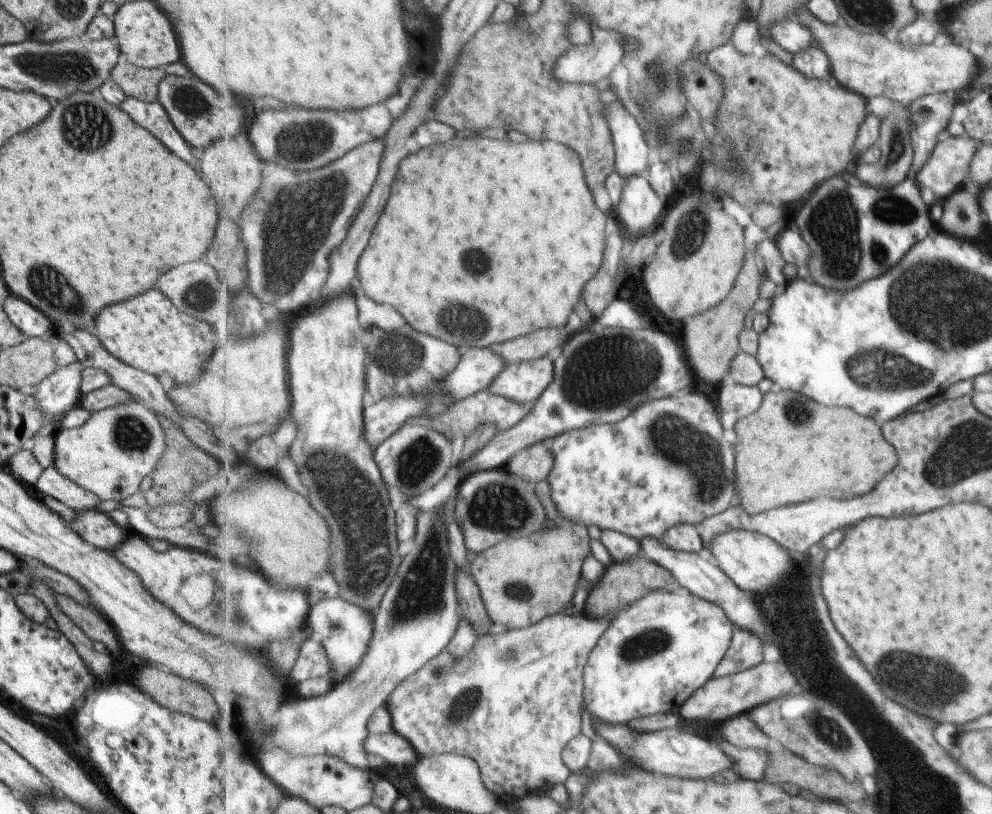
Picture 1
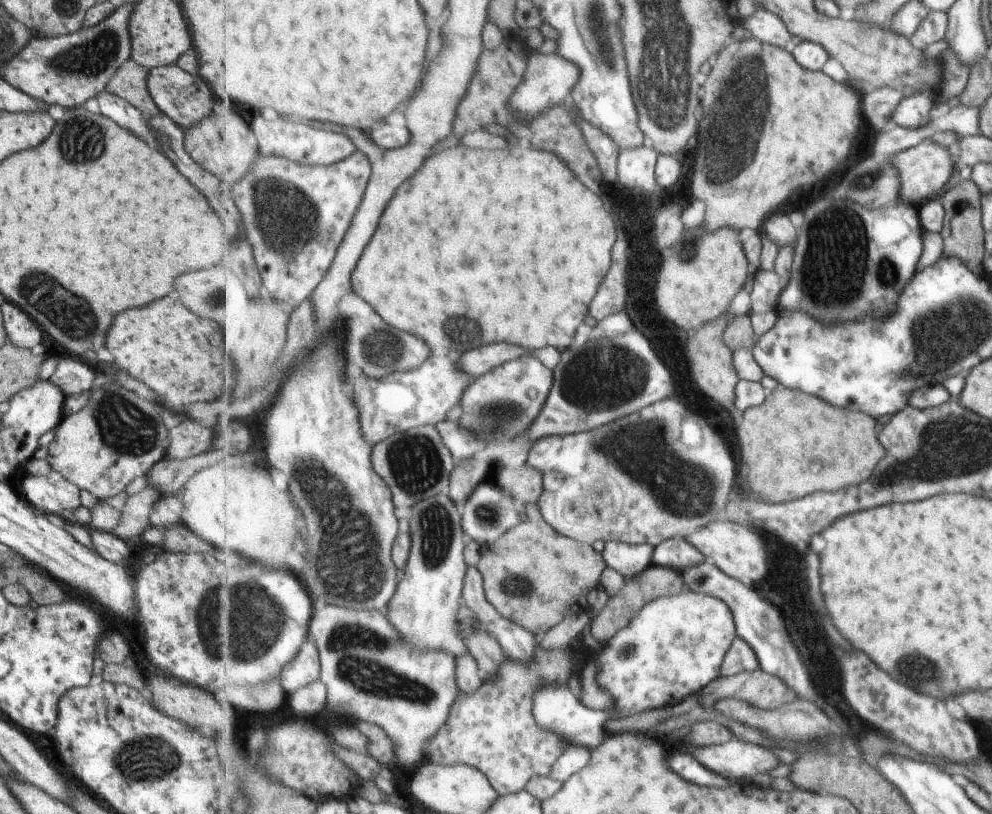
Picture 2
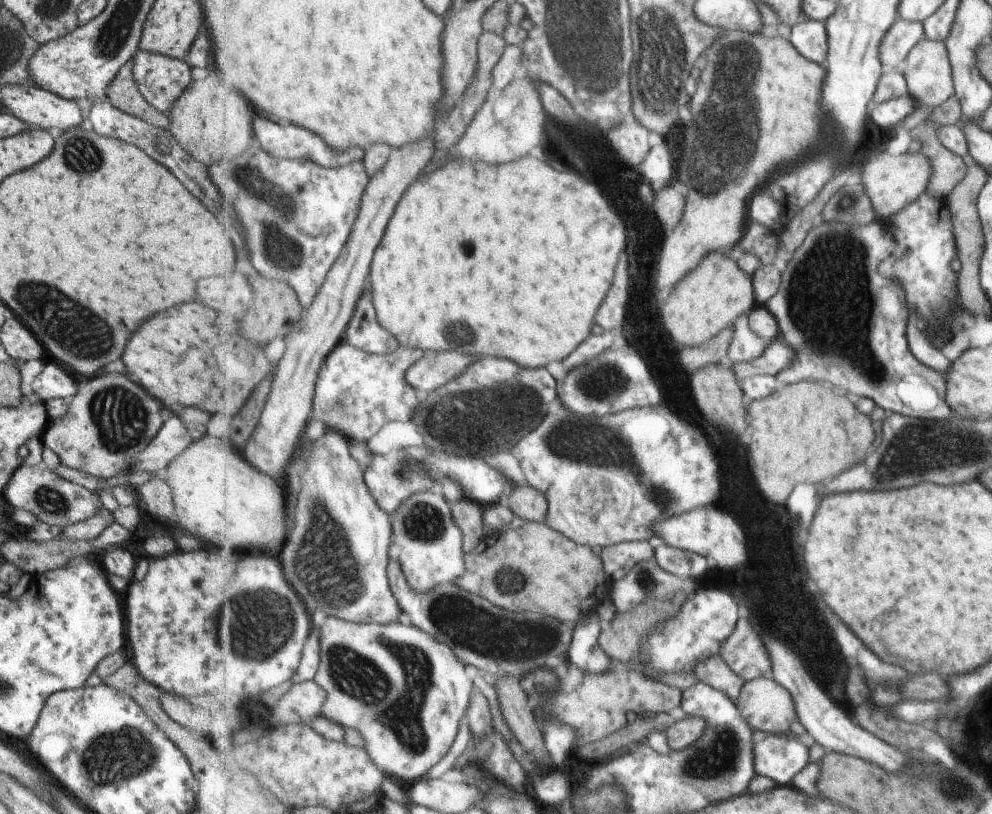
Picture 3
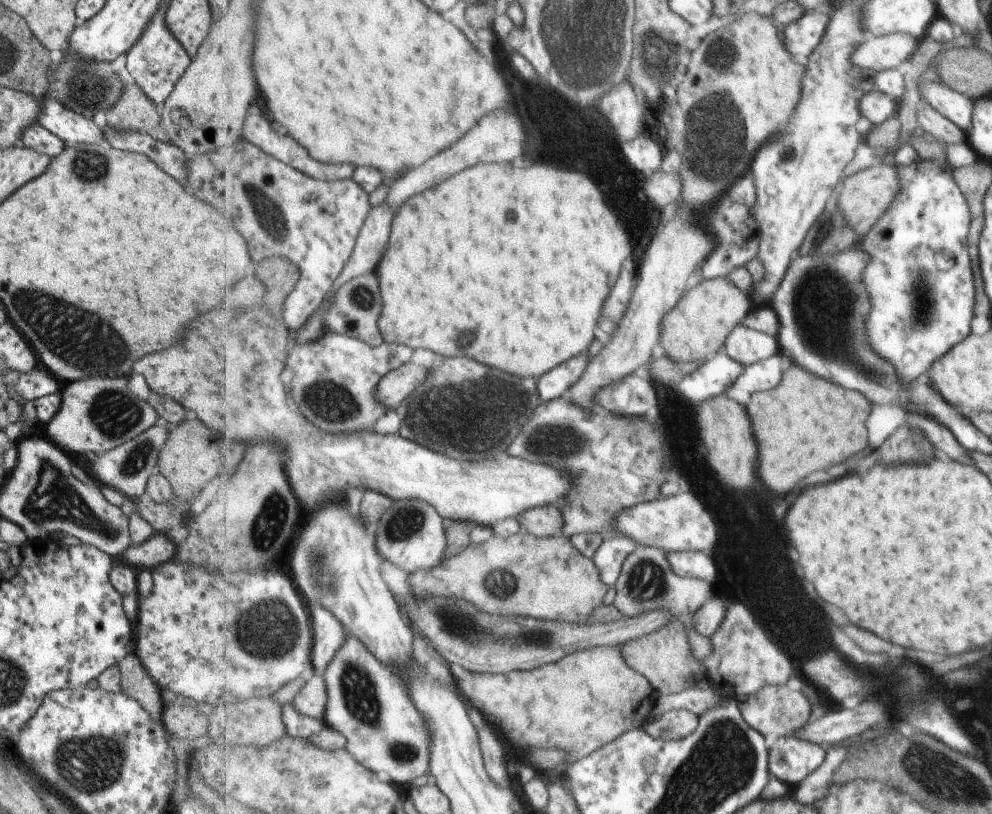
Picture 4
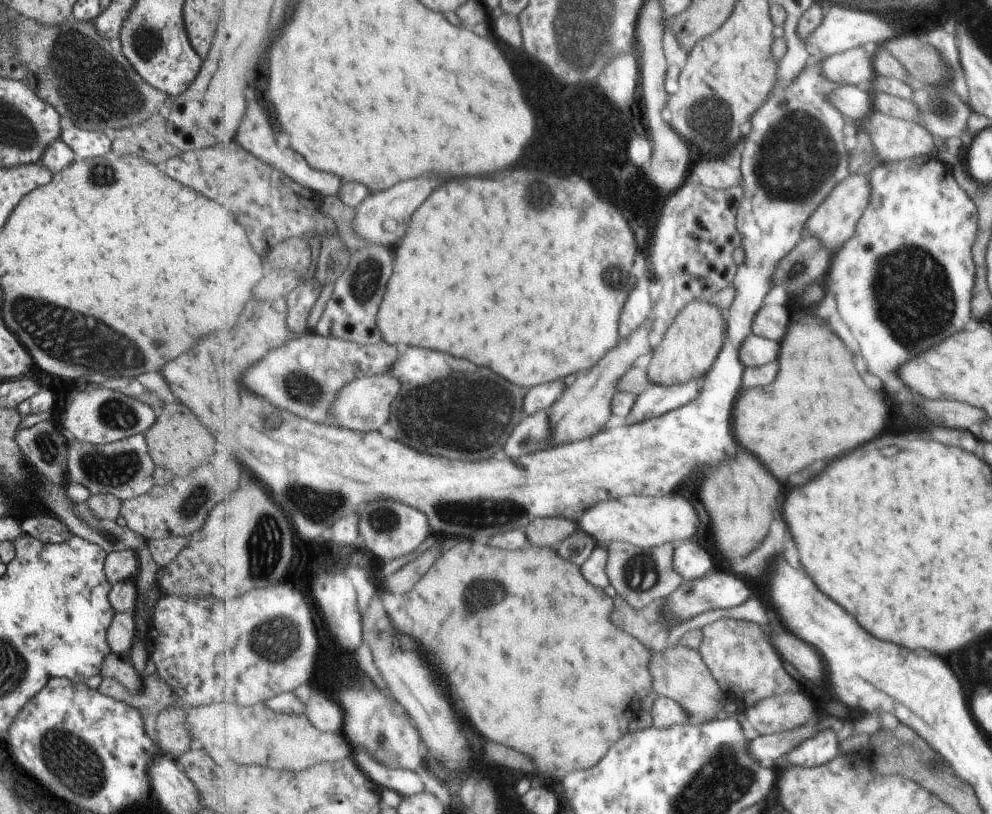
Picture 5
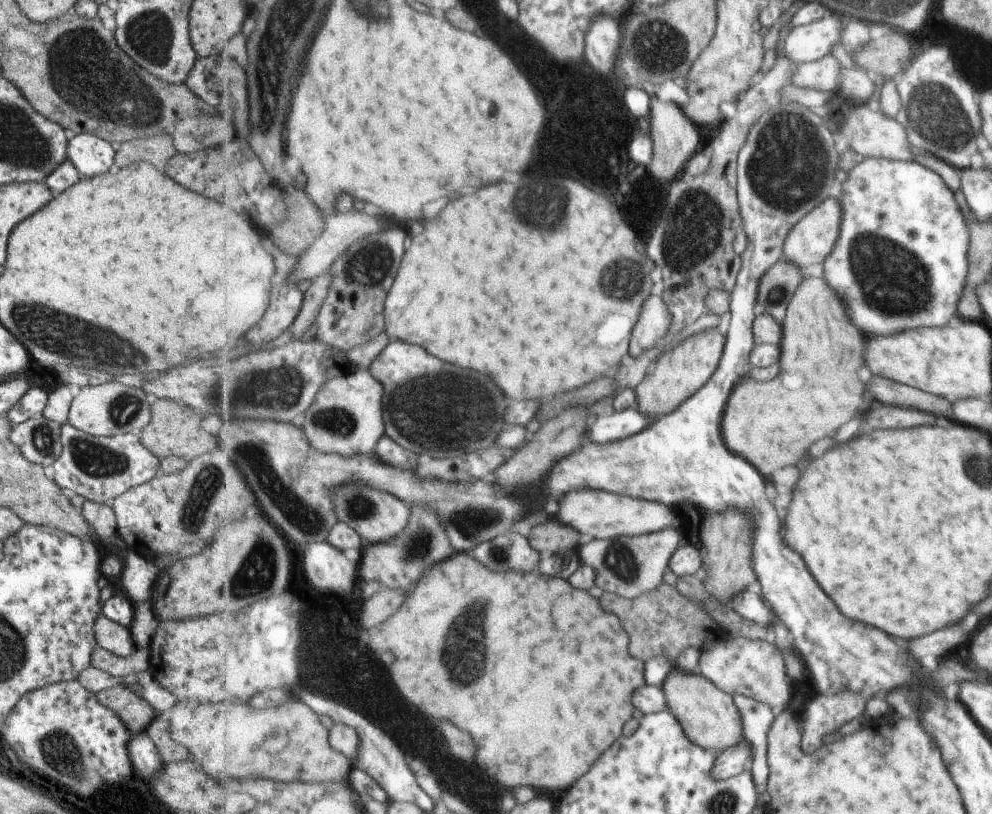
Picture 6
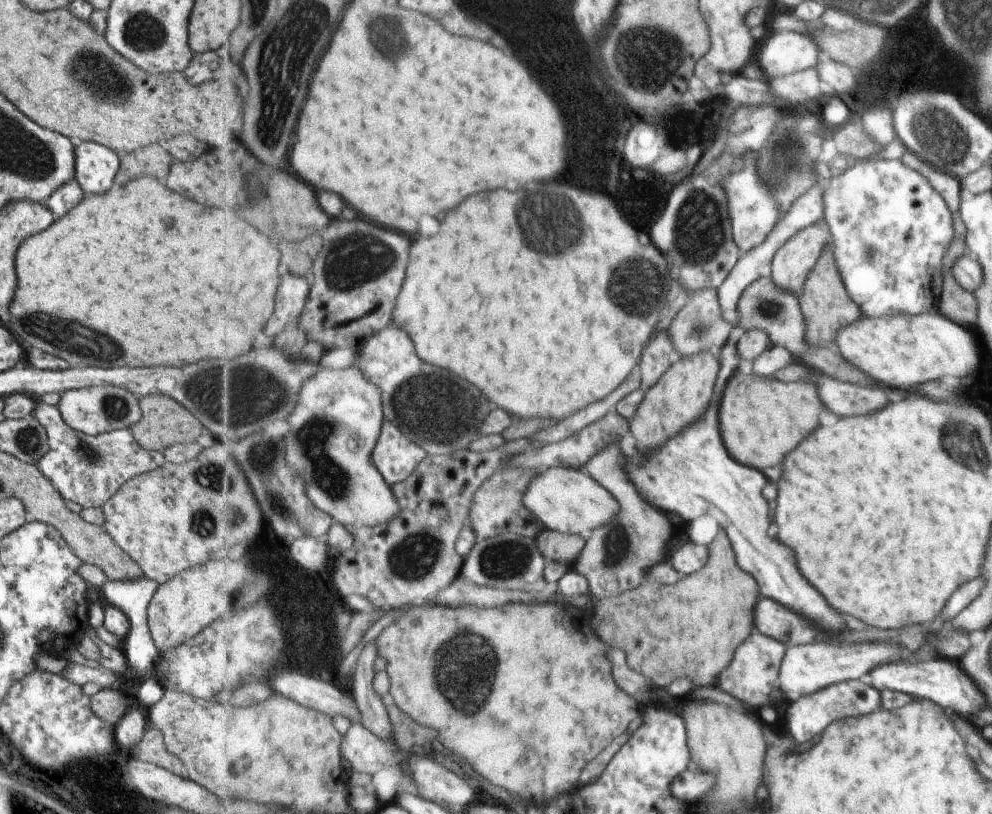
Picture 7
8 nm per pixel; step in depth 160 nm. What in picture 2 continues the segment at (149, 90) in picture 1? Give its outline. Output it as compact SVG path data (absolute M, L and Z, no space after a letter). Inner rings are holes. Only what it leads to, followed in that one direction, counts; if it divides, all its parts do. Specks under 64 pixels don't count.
M129 58L109 77L104 90L122 98L142 115L153 116L159 110L146 89L148 72Z

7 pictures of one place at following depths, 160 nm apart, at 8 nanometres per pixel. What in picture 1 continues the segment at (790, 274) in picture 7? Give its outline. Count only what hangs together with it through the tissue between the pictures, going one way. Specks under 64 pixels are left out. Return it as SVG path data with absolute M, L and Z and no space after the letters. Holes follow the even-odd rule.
M945 132L935 142L928 159L916 172L916 183L931 190L935 198L947 198L967 178L975 146L971 137L954 137Z

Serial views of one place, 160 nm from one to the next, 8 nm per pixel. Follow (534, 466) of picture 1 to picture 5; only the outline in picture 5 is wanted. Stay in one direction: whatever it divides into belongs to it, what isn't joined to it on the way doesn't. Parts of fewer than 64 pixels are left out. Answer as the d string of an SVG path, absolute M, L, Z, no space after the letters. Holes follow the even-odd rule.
M541 517L529 523L525 531L536 547L560 549L561 542L569 538L576 530L572 520L565 517Z

